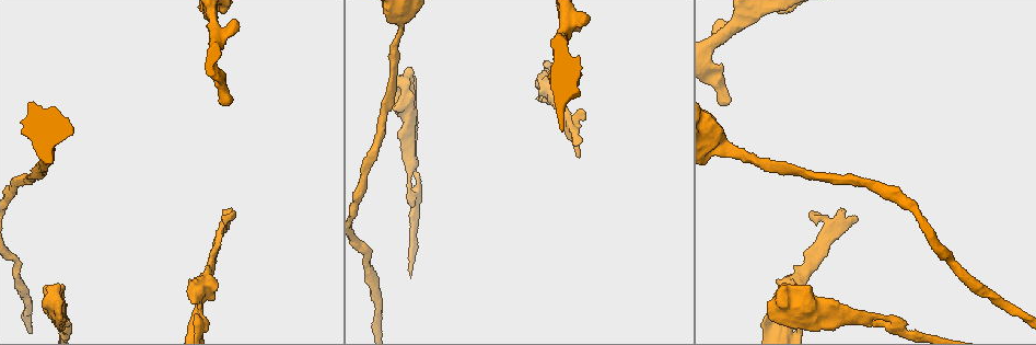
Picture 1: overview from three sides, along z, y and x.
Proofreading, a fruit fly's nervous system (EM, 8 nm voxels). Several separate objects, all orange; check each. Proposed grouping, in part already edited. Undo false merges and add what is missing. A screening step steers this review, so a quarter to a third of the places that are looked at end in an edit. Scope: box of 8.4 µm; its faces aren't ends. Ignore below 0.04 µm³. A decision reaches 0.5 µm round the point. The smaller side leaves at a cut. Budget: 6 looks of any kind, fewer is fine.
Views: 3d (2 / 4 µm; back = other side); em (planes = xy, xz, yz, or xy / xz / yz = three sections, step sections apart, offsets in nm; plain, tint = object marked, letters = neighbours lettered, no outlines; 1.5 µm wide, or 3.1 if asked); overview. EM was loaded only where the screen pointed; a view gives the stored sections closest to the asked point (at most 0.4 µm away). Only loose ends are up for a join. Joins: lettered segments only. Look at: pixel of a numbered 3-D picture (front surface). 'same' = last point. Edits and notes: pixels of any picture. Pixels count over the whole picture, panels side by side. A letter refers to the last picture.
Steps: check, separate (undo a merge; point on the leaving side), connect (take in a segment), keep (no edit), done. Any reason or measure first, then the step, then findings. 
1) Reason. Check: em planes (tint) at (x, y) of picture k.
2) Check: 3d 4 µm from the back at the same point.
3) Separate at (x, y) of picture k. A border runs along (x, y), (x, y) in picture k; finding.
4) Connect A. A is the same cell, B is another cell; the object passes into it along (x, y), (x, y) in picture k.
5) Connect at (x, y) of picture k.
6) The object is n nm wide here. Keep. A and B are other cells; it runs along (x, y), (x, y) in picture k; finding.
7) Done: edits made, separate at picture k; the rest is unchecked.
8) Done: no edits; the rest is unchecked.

Branch stops here. Check: 3d 4 µm at (783, 322) of picture 1.

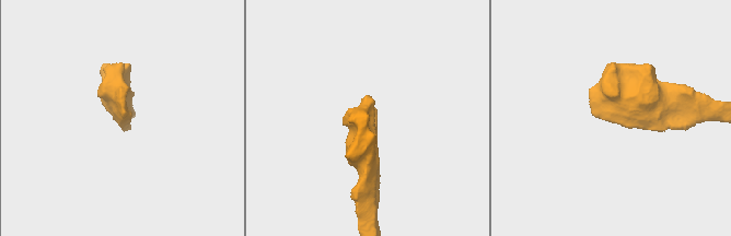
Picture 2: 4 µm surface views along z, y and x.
Check: em planes (plain) at (123, 118) of picture 2.

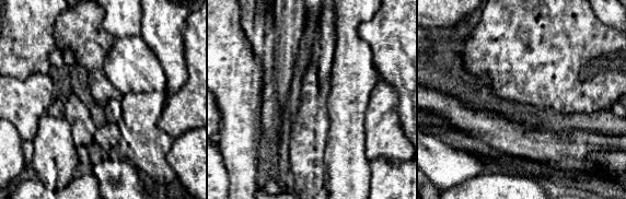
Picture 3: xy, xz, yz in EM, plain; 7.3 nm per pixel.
See the neighbours. Check: em planes (letters) at the same point.

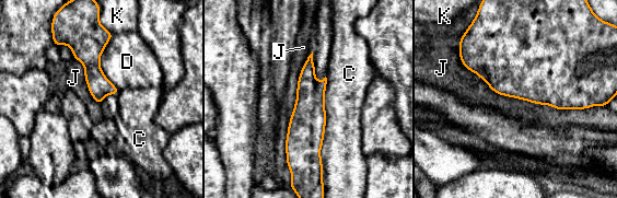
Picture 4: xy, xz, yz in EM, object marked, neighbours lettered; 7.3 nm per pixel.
Keep. C, D, J and K are other cells; a border runs along (458, 54), (499, 94), (593, 106) in picture 4; no lettered segment goes on from it.

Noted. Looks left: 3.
An open end. Check: em planes (plain) at (233, 213) of picture 1.

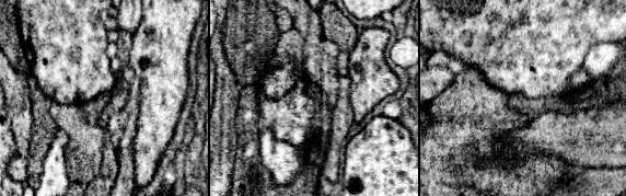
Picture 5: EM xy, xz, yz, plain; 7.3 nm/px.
Check: em planes (letters) at the same point.

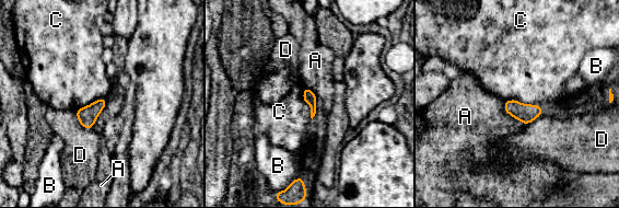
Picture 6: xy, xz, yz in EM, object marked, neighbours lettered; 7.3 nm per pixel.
The longest contact is with C, 300 nm. Keep. A, B, C and D are other cells; a border runs along (504, 101), (533, 103), (544, 111) in picture 6; none of them fits.

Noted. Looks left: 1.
Done: no edits; the rest is unchecked.

